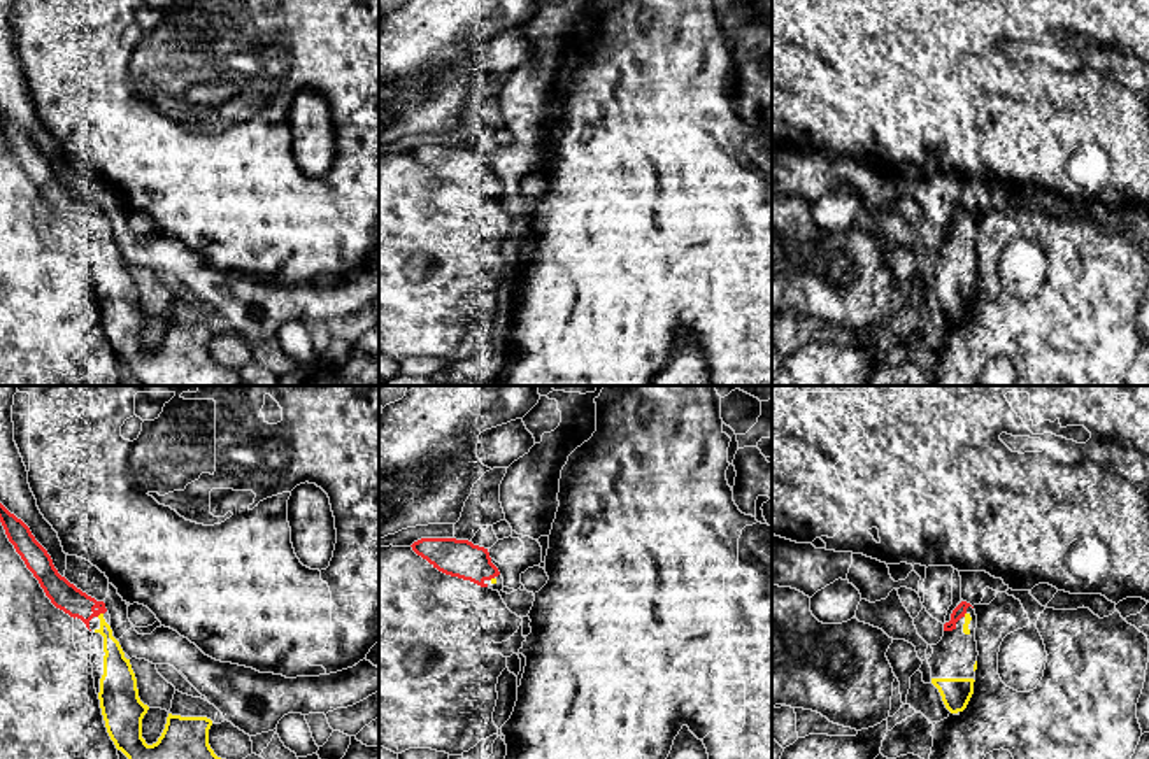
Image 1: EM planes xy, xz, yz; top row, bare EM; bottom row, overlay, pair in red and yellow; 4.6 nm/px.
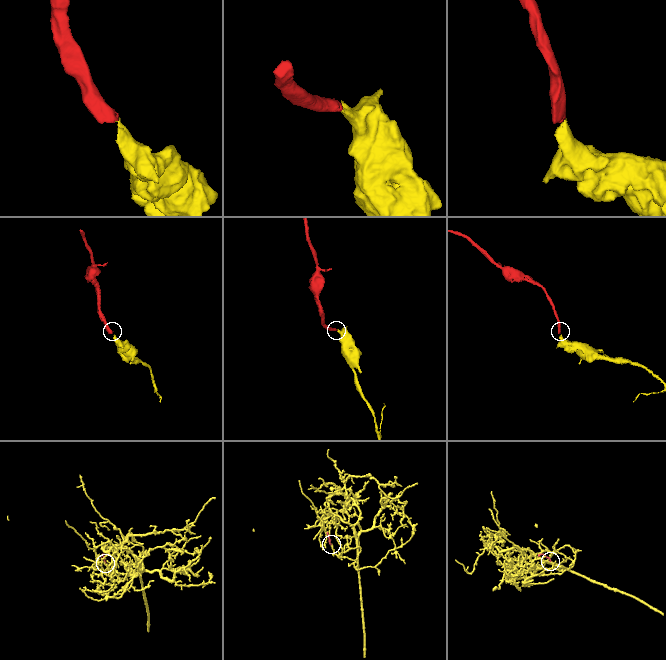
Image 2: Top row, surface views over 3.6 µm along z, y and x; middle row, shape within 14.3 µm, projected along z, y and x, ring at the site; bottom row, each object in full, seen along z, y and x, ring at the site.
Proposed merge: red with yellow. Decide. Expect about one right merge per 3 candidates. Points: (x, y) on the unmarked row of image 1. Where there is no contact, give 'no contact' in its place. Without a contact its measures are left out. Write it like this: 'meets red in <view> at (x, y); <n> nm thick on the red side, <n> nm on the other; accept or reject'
meets red in xy at (99, 221); 130 nm thick on the red side, 110 nm on the other; accept

